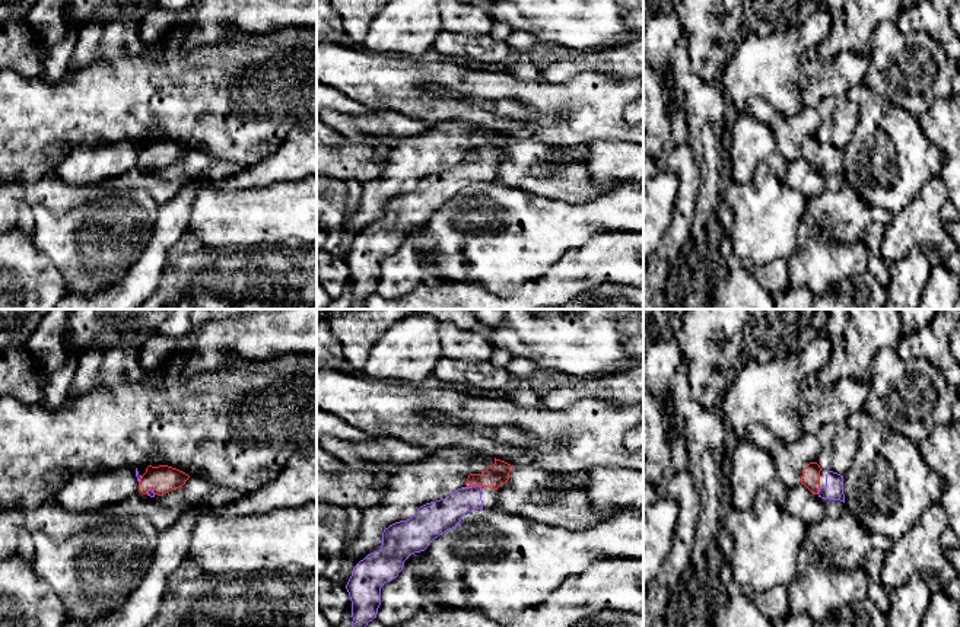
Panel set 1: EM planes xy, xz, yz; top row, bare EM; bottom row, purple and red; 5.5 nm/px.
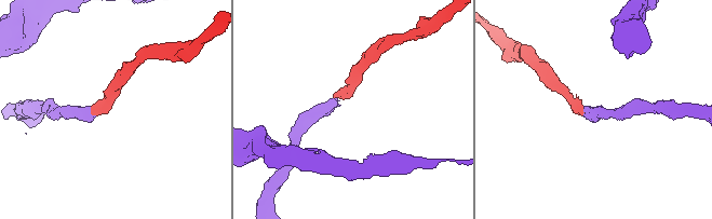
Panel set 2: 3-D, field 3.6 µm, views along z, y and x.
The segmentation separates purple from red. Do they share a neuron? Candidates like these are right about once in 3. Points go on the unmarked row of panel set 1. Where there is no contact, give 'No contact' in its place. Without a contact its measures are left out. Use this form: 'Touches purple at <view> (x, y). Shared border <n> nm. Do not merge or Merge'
Touches purple at xz (476, 158). Shared border 90 nm. Merge

